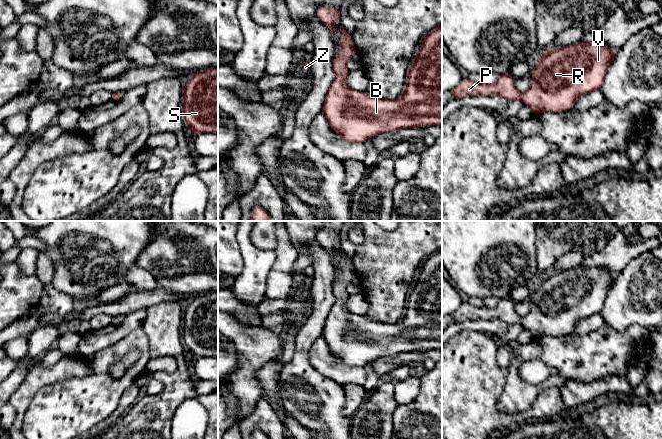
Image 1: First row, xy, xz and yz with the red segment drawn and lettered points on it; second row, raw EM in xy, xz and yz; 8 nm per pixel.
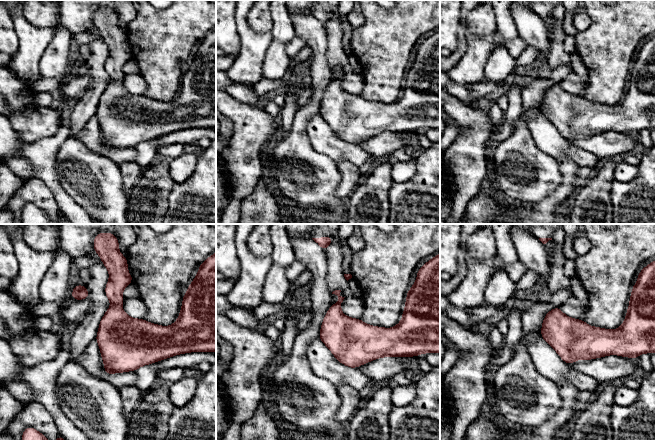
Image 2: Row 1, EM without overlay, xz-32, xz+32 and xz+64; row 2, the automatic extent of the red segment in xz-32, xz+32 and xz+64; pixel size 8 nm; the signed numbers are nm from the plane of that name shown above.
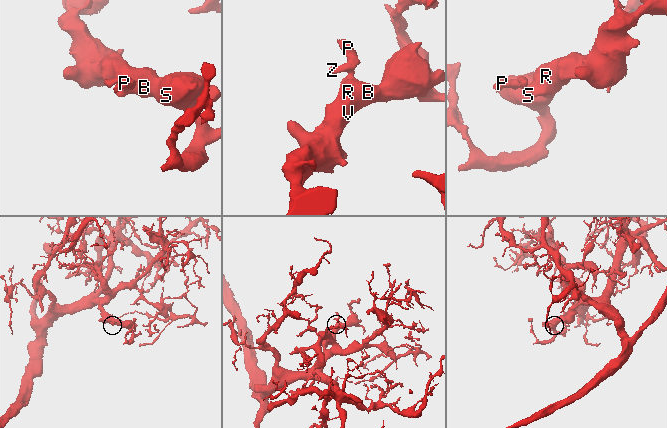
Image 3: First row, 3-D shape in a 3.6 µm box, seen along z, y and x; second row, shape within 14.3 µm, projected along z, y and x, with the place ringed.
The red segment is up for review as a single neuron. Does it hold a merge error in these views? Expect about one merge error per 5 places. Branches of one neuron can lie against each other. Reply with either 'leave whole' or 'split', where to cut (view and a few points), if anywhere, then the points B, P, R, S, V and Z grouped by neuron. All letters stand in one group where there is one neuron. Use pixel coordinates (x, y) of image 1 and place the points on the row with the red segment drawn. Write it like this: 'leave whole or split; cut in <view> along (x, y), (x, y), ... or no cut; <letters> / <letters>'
leave whole; no cut; B P R S V Z

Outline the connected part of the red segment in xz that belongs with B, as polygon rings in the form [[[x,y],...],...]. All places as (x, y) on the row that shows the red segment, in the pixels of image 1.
[[[442,25],[424,37],[419,53],[408,71],[403,94],[394,100],[380,99],[348,86],[346,77],[350,70],[347,68],[347,61],[357,54],[357,50],[346,29],[340,26],[339,30],[340,55],[332,60],[335,78],[326,93],[321,111],[336,135],[349,143],[364,143],[387,131],[442,126]]]

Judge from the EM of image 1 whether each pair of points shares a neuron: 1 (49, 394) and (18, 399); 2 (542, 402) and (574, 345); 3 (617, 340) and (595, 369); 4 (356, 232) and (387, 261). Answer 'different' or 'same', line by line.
1: different
2: different
3: same
4: different

